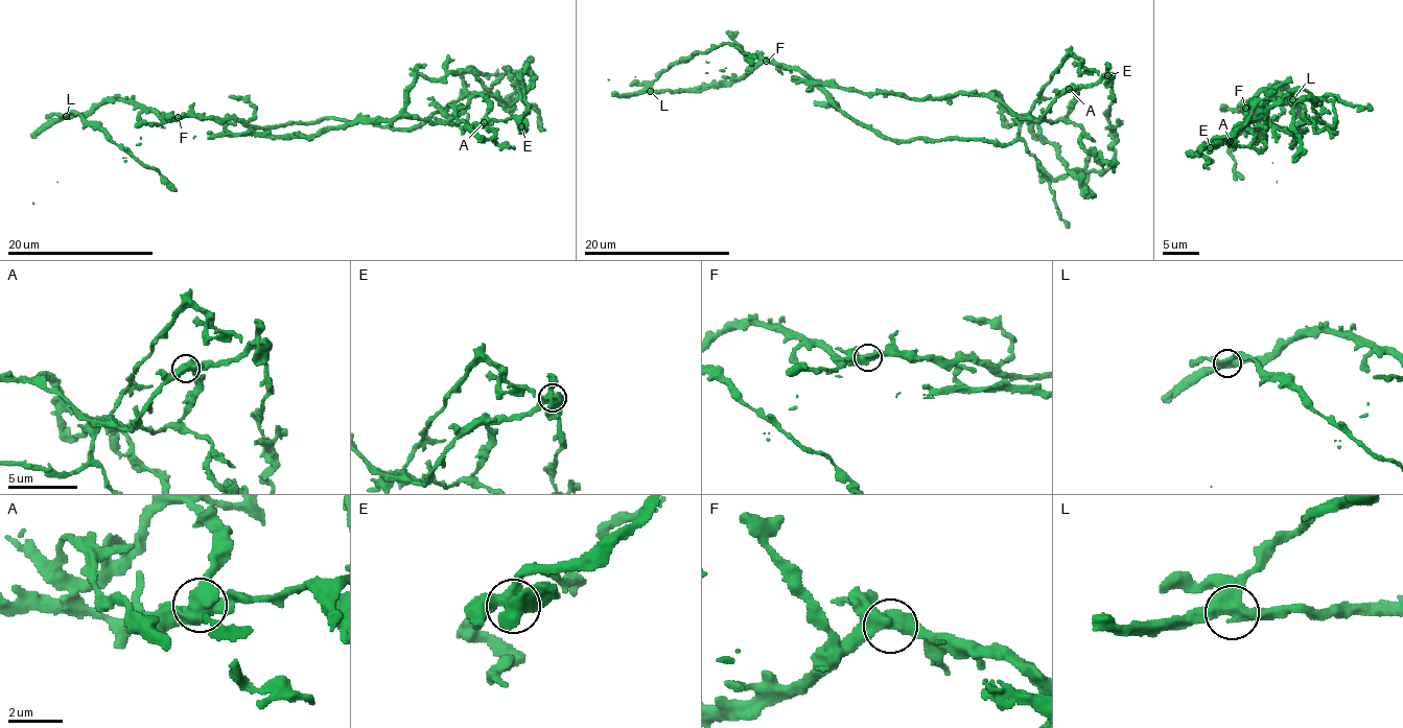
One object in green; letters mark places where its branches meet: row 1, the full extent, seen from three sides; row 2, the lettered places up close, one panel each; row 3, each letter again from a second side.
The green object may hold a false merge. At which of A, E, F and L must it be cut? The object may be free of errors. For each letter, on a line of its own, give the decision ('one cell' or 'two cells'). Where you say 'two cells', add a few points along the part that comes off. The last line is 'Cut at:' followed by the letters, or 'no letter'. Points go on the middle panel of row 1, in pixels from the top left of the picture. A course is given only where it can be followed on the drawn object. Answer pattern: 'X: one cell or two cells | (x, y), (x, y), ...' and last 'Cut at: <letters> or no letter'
A: two cells | (1068, 89), (1034, 120), (1013, 116), (988, 97), (860, 93), (804, 84), (778, 71), (725, 68), (607, 78)
E: one cell
F: one cell
L: one cell
Cut at: A

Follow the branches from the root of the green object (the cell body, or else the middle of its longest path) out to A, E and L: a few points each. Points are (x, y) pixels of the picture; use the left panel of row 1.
A: (255, 126), (311, 122), (320, 119), (417, 127), (439, 107), (463, 128), (478, 127), (484, 122)
E: (255, 126), (320, 119), (417, 127), (439, 107), (464, 130), (510, 118), (521, 126)
L: (255, 126), (247, 127), (236, 119), (160, 118), (141, 106), (118, 99), (101, 100), (84, 113), (66, 116)

